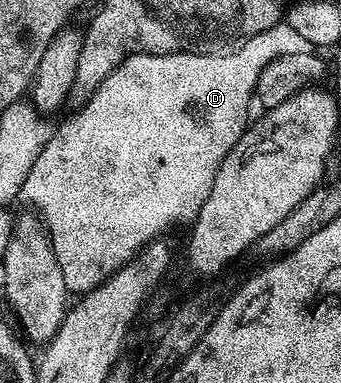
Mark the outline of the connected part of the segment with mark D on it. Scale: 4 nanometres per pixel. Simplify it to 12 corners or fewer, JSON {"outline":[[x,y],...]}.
{"outline":[[130,56],[32,162],[67,293],[197,216],[270,63]]}

